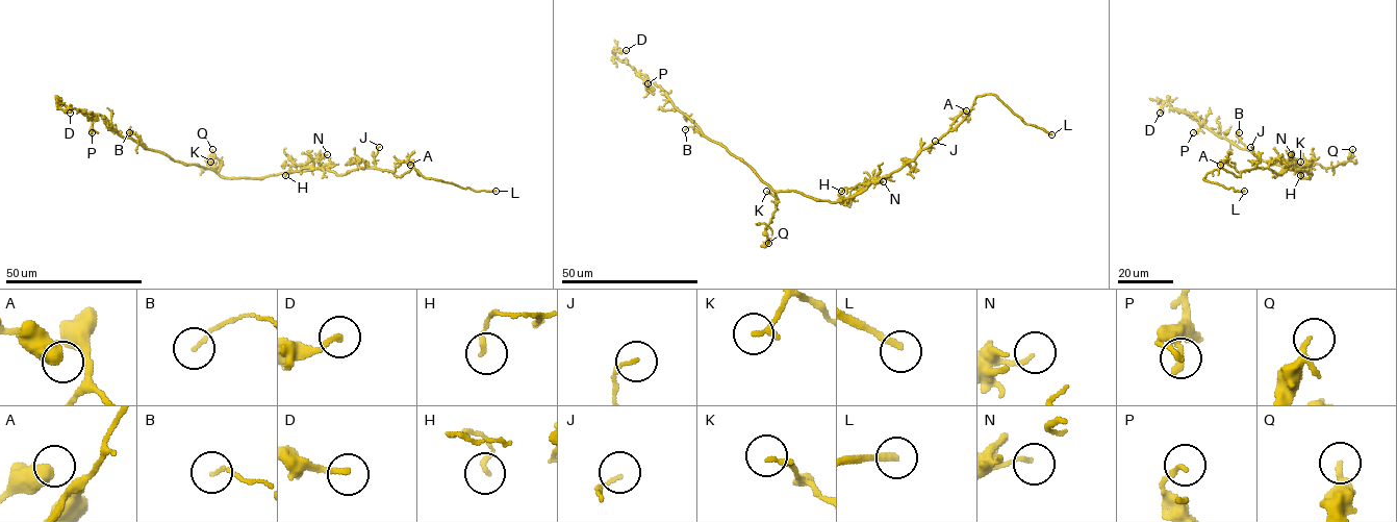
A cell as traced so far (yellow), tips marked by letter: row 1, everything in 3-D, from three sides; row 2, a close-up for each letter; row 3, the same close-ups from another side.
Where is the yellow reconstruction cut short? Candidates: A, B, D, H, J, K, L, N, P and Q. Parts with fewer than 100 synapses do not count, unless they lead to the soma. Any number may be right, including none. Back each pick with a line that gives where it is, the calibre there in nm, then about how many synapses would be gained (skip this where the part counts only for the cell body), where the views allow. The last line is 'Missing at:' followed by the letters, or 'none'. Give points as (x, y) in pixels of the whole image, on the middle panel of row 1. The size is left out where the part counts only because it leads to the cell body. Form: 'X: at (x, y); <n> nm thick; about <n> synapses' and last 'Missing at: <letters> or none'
L: at (1051, 134); 260 nm thick
Missing at: L

